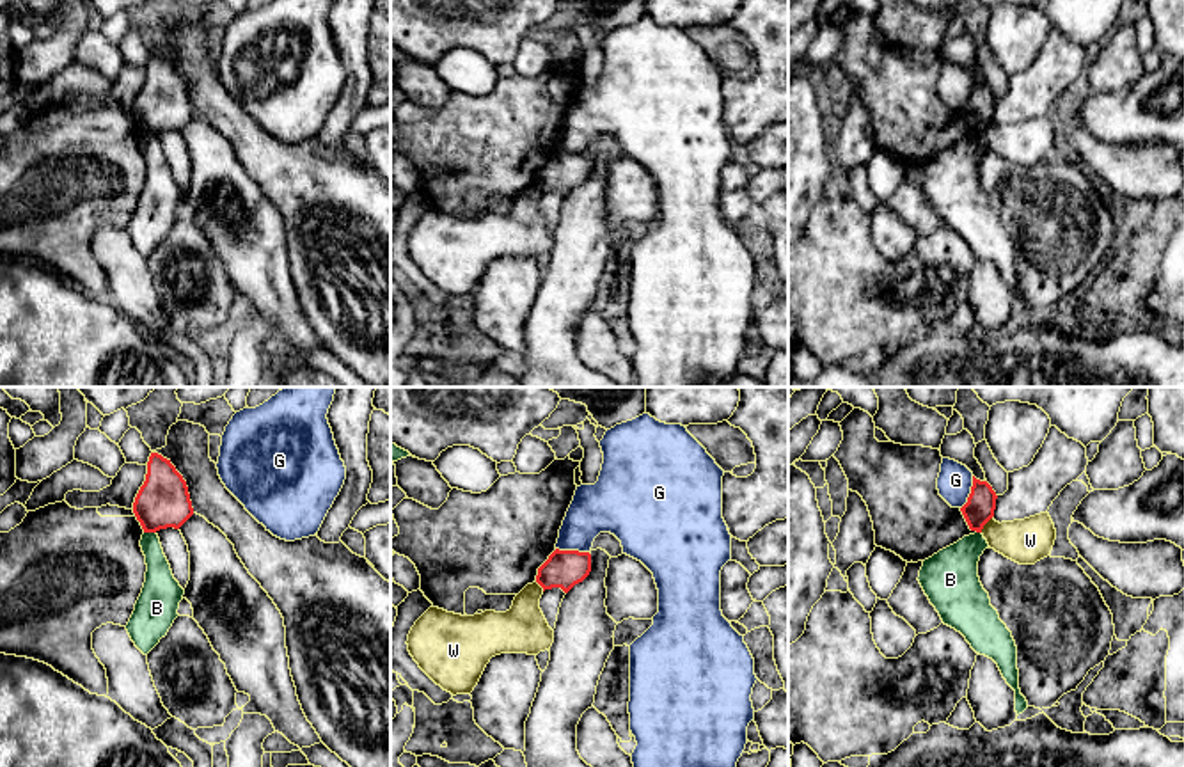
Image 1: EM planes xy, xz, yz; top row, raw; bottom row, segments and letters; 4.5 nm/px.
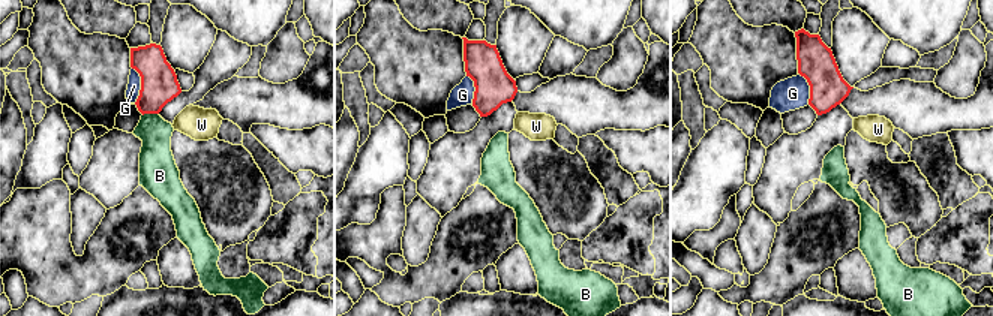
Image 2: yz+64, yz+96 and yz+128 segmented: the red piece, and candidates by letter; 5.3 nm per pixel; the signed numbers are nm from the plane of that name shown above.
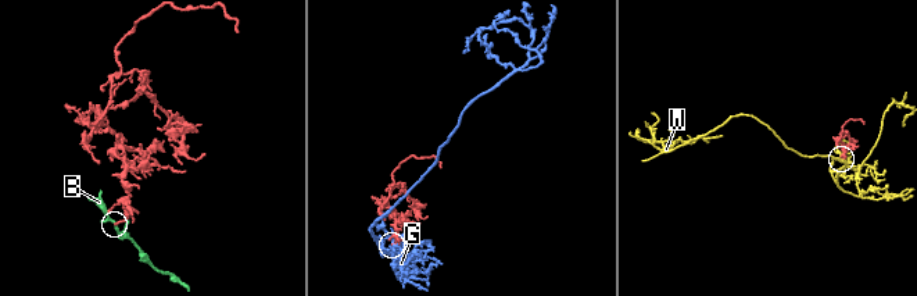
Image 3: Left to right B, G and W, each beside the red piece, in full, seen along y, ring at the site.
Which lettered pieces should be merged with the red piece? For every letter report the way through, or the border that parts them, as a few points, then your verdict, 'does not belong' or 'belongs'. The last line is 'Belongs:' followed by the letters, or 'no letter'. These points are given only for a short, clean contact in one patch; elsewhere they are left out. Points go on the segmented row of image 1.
B: border xy (144, 531), (155, 533); does not belong
G: does not belong
W: border yz (991, 517), (980, 531); does not belong
Belongs: no letter

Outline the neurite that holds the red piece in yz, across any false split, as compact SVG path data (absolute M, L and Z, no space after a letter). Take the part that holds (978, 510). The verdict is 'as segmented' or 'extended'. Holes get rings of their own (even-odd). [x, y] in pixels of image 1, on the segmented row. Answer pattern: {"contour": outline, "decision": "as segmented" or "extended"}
{"contour": "M973 476L971 494L960 508L971 531L982 533L983 526L994 517L996 499L992 486Z", "decision": "as segmented"}

